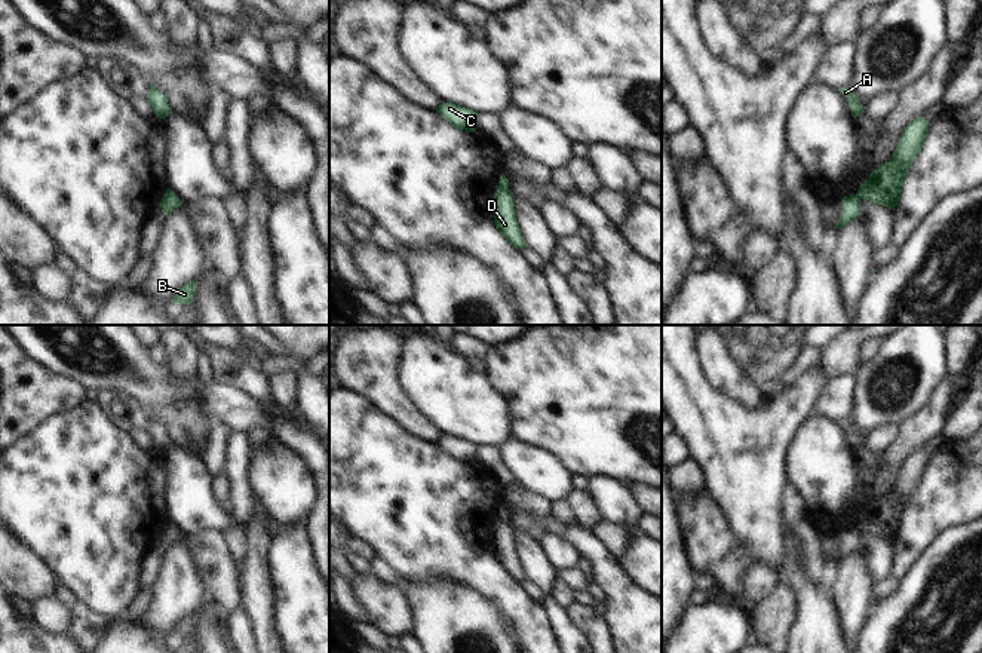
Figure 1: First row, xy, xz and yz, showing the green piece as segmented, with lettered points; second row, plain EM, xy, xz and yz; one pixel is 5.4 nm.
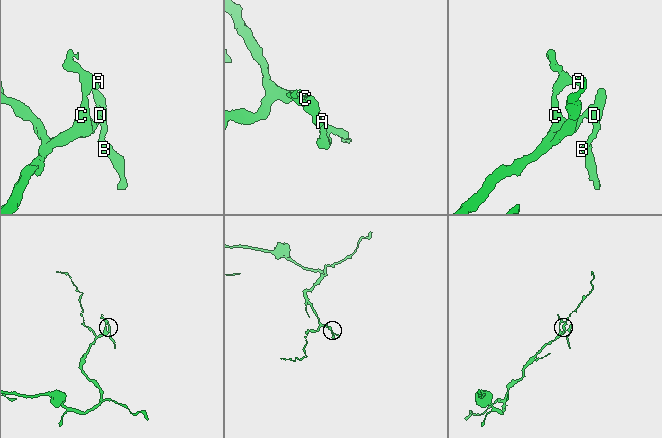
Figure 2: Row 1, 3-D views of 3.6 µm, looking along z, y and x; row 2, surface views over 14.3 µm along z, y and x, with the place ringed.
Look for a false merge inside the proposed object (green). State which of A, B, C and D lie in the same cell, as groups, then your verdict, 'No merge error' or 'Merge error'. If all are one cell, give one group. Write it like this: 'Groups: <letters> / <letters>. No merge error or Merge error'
Groups: A C / B D. Merge error.

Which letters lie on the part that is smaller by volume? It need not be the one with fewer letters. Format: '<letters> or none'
B, D

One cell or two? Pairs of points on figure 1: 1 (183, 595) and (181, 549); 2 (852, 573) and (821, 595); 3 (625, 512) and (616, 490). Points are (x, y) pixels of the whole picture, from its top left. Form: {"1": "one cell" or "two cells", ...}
{"1": "one cell", "2": "two cells", "3": "one cell"}

